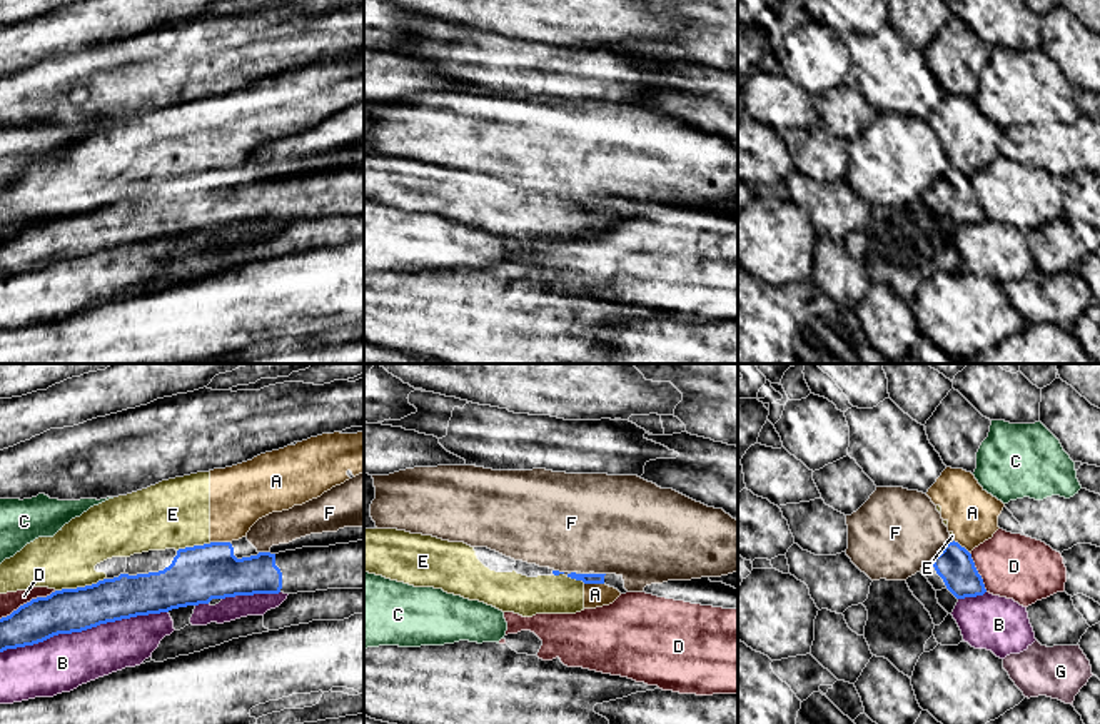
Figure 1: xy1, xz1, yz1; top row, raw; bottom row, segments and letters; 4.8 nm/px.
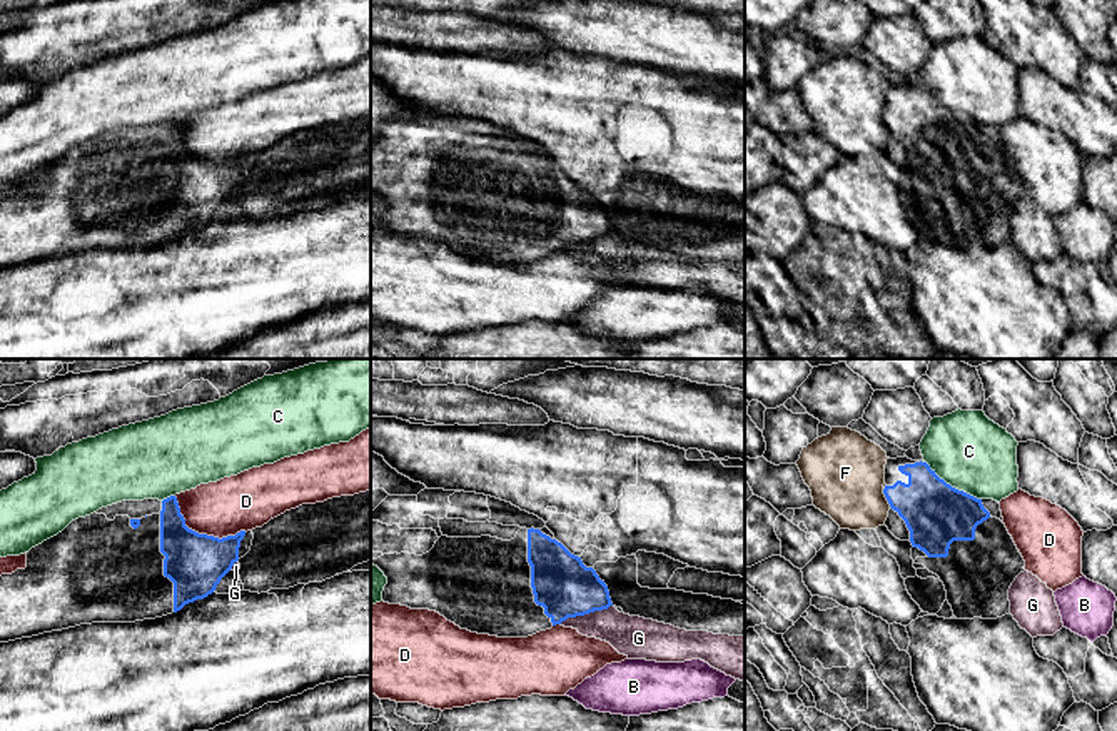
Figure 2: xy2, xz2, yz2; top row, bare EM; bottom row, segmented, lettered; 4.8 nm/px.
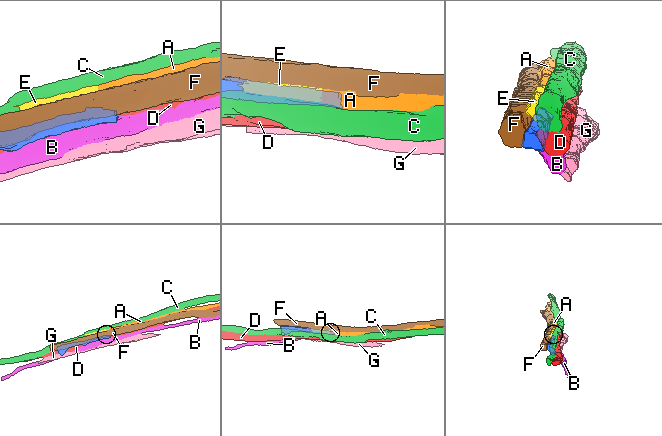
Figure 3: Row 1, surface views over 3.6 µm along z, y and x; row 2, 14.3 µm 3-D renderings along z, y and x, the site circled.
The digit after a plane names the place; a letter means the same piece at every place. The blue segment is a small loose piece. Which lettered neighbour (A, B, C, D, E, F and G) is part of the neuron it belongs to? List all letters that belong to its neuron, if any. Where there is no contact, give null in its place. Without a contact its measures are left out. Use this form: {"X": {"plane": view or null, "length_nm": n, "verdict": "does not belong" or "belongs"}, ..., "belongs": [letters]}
{"A": {"plane": "xy1", "length_nm": 100, "verdict": "does not belong"}, "B": {"plane": "xy1", "length_nm": 850, "verdict": "does not belong"}, "C": {"plane": "yz2", "length_nm": 320, "verdict": "does not belong"}, "D": {"plane": "xy2", "length_nm": 400, "verdict": "does not belong"}, "E": {"plane": "xy1", "length_nm": 260, "verdict": "does not belong"}, "F": {"plane": "yz1", "length_nm": 120, "verdict": "does not belong"}, "G": {"plane": "xz2", "length_nm": 280, "verdict": "does not belong"}, "belongs": []}

